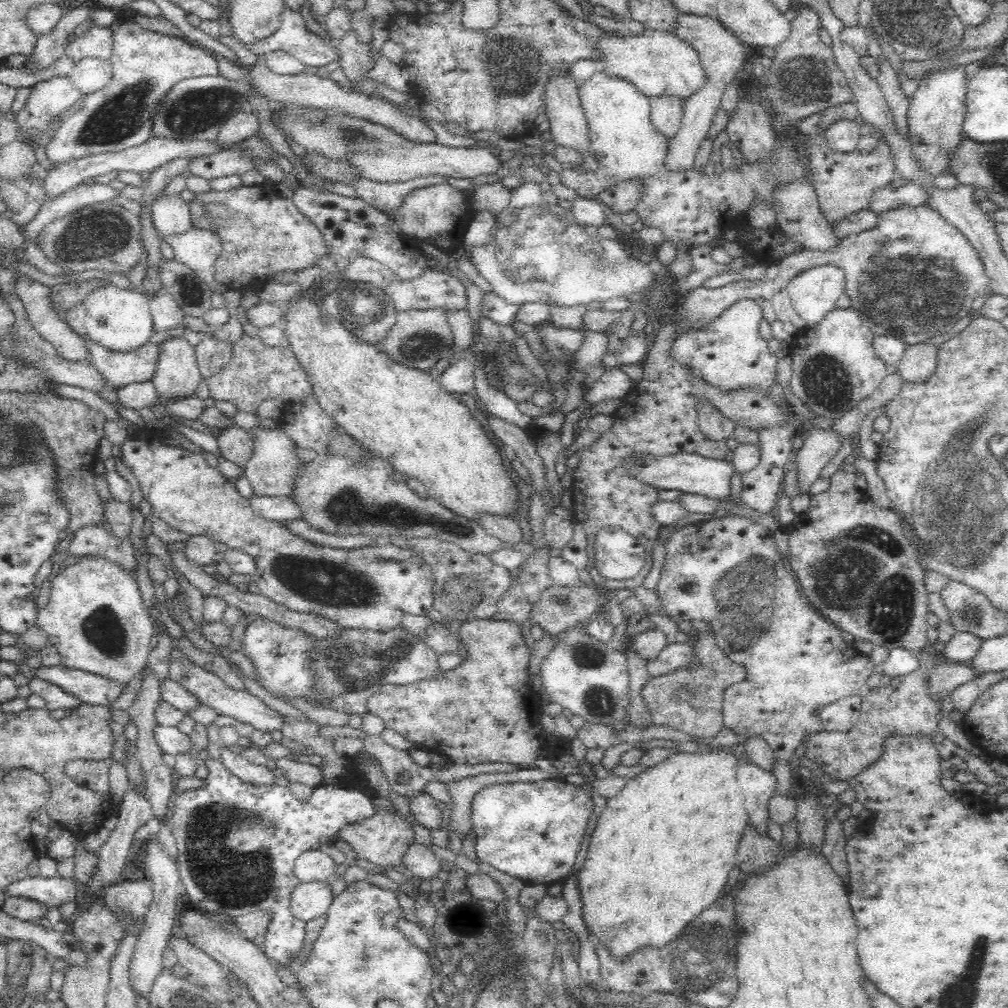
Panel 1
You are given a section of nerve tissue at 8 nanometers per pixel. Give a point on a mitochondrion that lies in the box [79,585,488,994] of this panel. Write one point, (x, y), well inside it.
(231, 882)

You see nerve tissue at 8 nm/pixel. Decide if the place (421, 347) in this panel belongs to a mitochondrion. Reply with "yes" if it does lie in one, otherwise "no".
yes

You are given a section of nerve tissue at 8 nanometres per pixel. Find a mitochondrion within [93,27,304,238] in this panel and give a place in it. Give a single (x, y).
(198, 110)

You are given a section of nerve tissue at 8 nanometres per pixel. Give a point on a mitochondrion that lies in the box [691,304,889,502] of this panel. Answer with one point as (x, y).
(824, 380)

